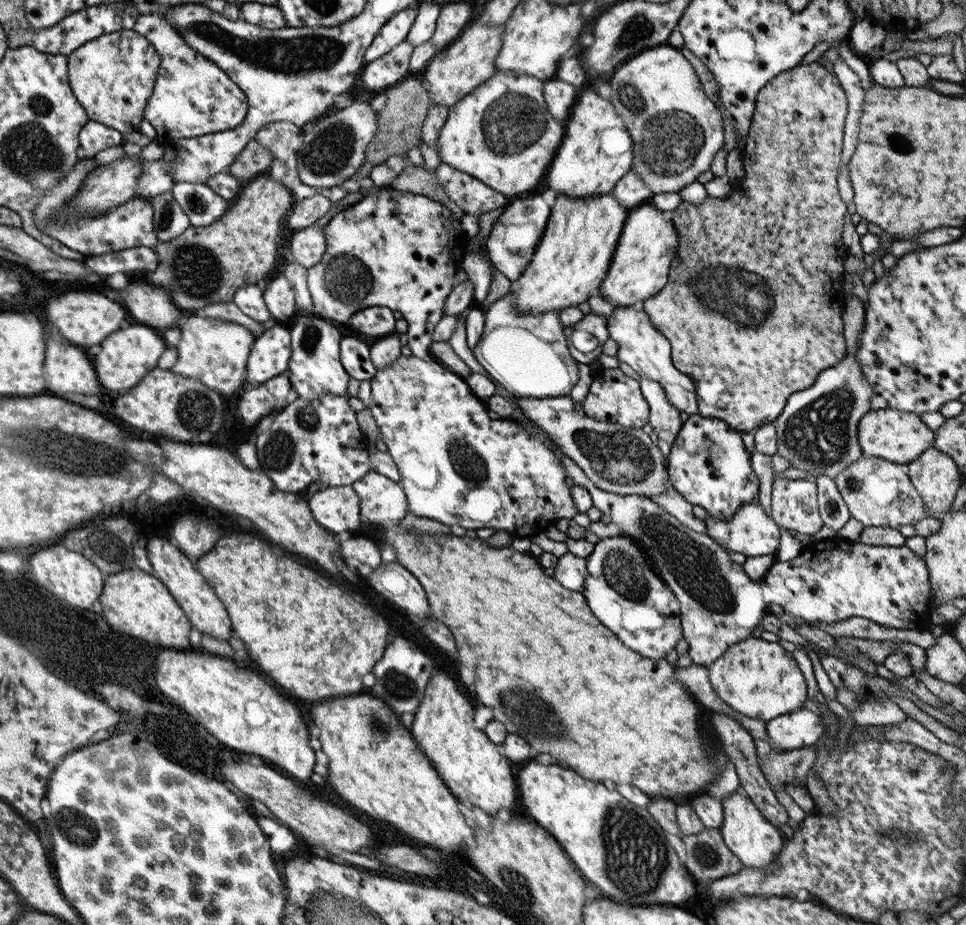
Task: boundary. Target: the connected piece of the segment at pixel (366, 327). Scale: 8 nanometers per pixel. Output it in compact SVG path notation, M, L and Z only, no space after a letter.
M371 306L355 312L349 320L349 325L364 334L378 338L398 334L394 326L396 321L391 308Z

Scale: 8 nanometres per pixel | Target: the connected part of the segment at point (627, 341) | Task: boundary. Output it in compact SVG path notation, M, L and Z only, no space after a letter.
M642 301L631 307L614 307L607 318L609 338L618 345L615 356L626 362L640 376L657 382L662 386L668 402L681 412L689 415L699 414L698 394L690 376L680 372L671 359L670 341L652 324L648 313L642 308Z

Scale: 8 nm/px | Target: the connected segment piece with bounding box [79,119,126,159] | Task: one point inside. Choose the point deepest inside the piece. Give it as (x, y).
(94, 136)

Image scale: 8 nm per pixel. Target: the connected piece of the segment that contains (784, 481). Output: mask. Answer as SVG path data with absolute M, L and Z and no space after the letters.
M776 473L771 508L771 517L782 528L815 536L824 526L819 513L817 484L809 478L792 480Z

